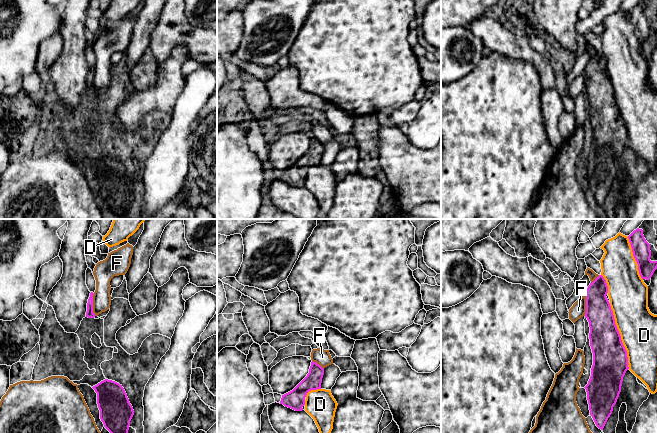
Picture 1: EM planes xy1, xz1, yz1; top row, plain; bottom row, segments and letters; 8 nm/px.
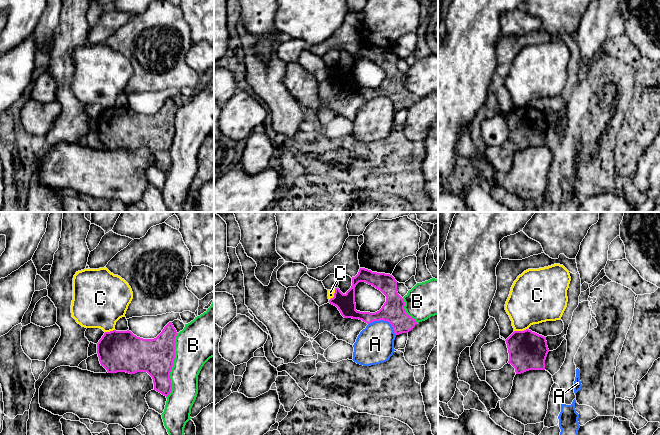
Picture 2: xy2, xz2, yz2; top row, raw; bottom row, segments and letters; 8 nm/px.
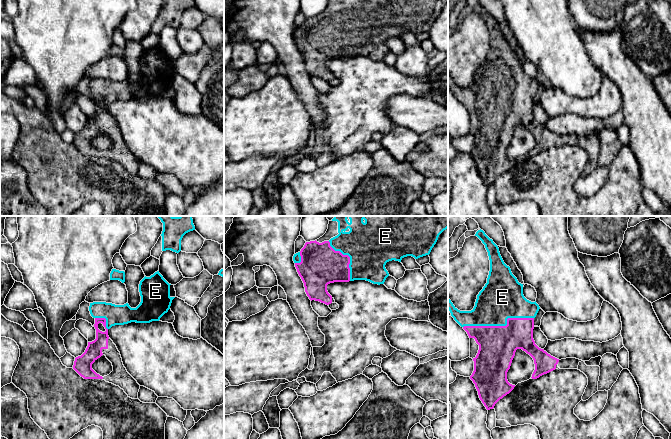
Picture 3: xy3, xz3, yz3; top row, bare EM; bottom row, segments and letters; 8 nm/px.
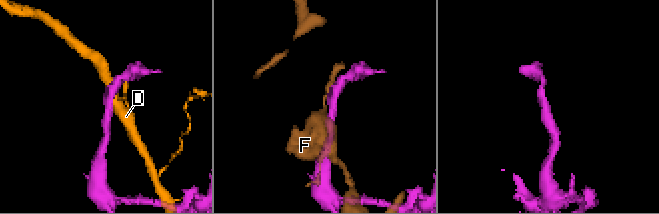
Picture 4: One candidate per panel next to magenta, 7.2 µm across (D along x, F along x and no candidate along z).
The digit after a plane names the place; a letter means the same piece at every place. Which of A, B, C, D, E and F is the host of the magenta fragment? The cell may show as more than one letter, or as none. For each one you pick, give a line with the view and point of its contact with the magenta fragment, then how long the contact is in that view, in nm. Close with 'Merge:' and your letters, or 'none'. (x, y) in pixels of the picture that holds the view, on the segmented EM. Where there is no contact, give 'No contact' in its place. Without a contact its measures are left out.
E: Touches magenta at yz3 (500, 326). Shared border 550 nm
Merge: E

